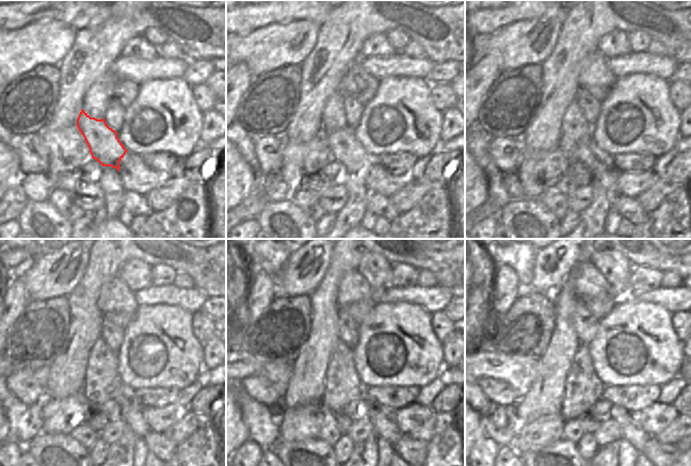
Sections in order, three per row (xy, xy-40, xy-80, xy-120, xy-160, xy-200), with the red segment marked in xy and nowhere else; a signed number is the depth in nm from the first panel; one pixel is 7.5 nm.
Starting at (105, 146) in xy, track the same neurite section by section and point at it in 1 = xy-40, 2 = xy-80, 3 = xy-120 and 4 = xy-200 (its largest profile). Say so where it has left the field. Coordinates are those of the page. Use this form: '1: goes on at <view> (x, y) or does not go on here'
1: goes on at xy-40 (344, 148)
2: goes on at xy-80 (596, 160)
3: goes on at xy-120 (131, 411)
4: goes on at xy-200 (632, 432)

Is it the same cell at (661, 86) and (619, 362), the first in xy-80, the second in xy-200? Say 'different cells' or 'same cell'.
same cell

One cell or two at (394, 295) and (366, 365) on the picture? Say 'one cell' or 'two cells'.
two cells

